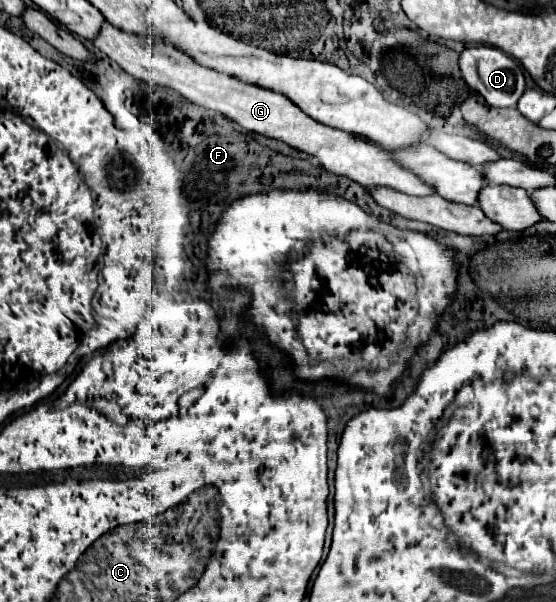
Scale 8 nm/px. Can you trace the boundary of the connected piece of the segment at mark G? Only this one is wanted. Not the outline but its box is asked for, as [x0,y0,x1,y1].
[93,24,435,196]

